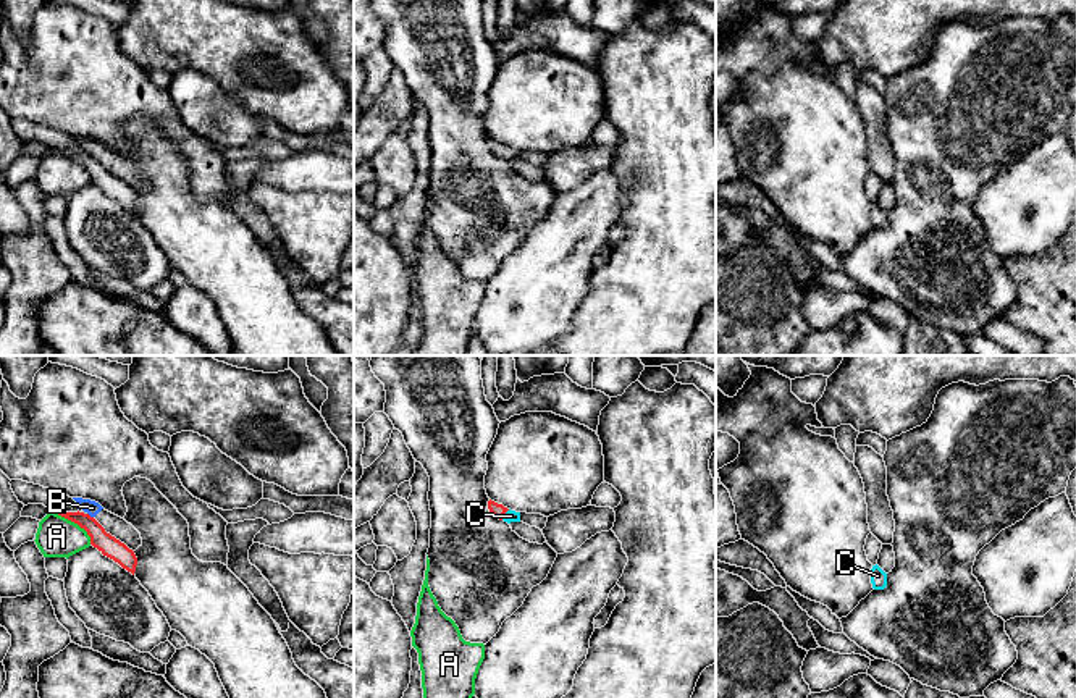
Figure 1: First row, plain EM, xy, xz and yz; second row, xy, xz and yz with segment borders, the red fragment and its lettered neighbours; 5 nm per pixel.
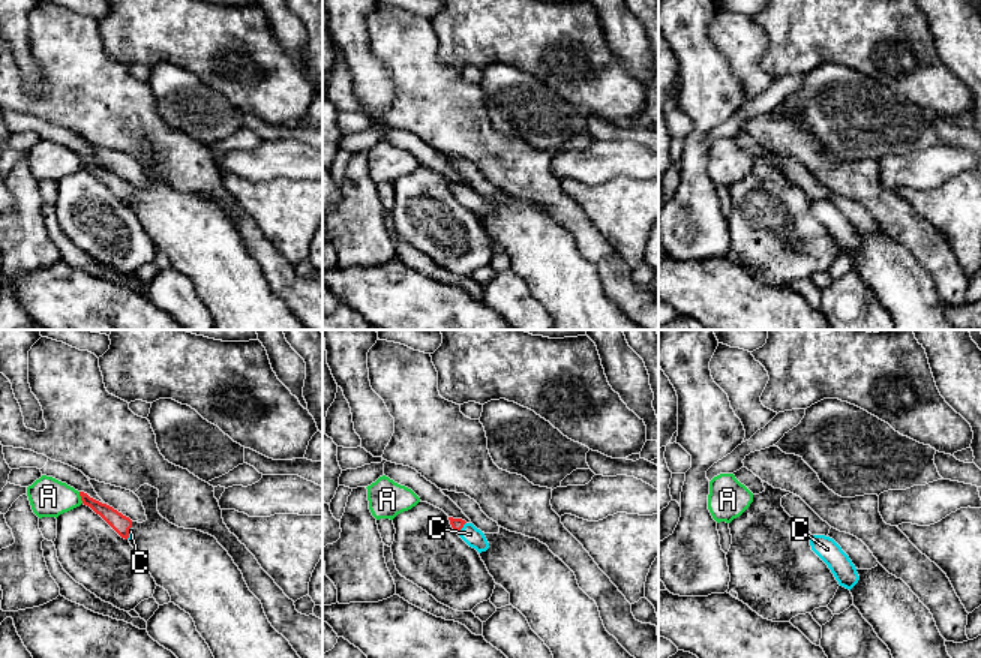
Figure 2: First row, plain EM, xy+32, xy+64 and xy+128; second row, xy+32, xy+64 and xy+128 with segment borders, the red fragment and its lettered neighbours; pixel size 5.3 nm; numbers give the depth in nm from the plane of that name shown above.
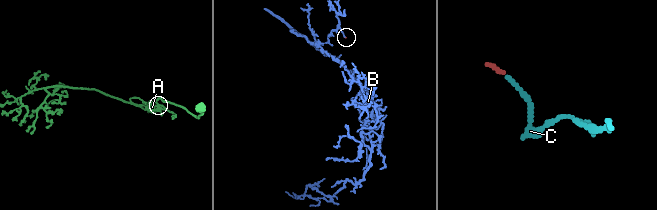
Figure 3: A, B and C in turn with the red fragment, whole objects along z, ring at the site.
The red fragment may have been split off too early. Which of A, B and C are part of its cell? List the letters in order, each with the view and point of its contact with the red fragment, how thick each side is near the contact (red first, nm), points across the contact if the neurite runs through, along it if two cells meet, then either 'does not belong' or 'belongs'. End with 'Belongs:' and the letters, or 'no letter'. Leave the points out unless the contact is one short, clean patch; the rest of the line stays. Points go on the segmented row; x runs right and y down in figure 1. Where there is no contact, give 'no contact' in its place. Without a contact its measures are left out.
A: xy (75, 522) | 100/200 nm | along xy (50, 511), (76, 522), (86, 532), (91, 543) | does not belong
B: xy (89, 516) | 100/70 nm | along xy (88, 512), (92, 517) | does not belong
C: xz (504, 512) | 70/60 nm | across xz (498, 511), (504, 512), (511, 516) | belongs
Belongs: C

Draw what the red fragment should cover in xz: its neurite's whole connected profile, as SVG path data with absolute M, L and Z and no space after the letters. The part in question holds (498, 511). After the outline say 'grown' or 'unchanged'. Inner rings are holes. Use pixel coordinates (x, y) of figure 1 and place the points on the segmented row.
M491 499L488 501L488 509L496 519L504 520L507 524L520 522L520 512L511 511L504 507L502 504L498 504Z | grown

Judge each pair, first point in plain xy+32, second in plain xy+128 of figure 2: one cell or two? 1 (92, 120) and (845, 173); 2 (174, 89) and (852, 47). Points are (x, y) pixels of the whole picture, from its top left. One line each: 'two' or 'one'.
1: one
2: two

